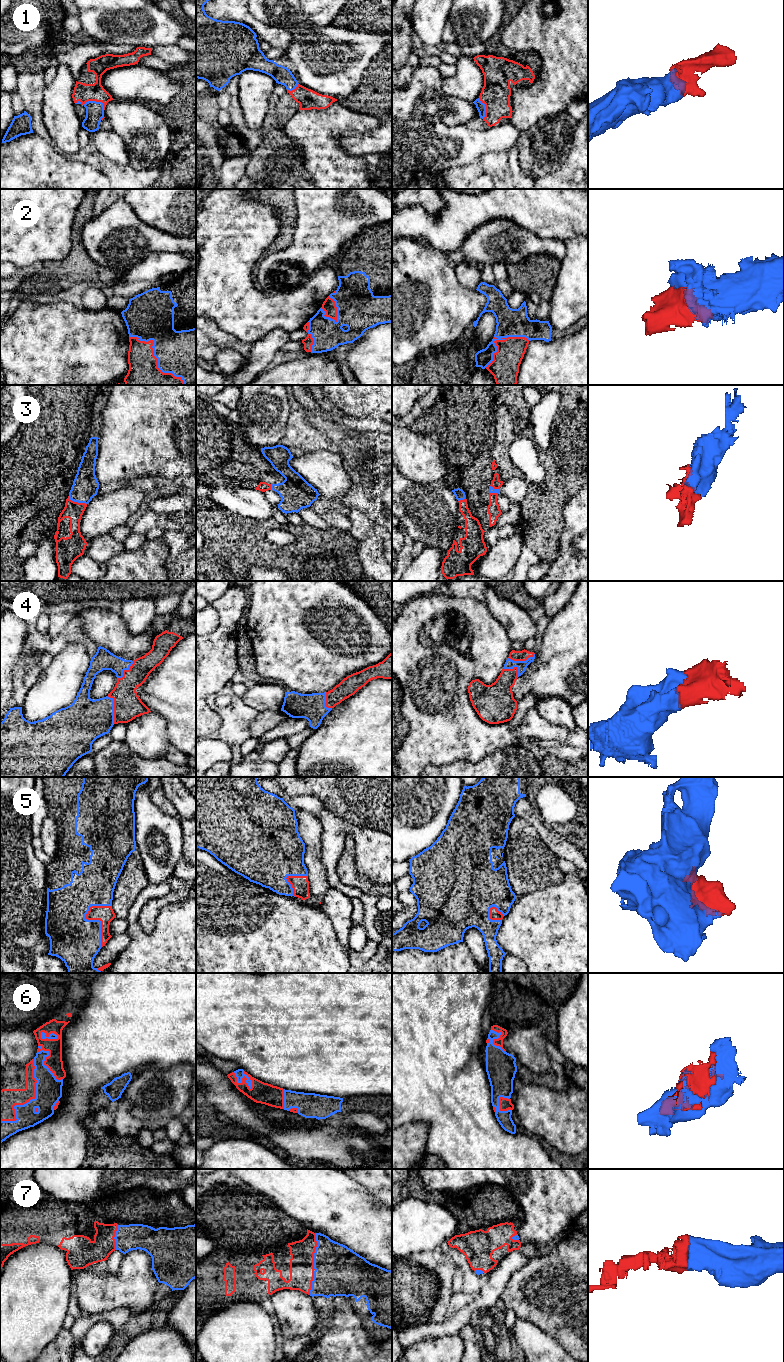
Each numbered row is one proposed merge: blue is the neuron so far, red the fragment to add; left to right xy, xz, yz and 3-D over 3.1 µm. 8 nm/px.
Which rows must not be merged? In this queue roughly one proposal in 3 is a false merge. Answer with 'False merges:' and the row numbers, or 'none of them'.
False merges: none of them

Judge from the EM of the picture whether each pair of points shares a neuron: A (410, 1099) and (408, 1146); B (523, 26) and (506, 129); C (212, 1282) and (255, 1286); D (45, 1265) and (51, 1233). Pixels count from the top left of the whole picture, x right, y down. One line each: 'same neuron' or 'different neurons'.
A: different neurons
B: different neurons
C: same neuron
D: different neurons

